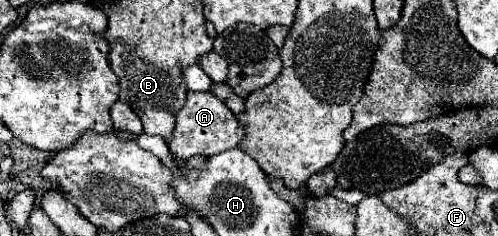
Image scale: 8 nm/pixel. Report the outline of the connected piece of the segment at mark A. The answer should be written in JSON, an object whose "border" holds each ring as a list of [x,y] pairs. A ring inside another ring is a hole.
{"border":[[[188,92],[186,104],[176,114],[174,134],[166,144],[174,158],[188,160],[192,156],[210,158],[224,150],[236,148],[240,138],[244,138],[244,128],[220,98],[216,98],[212,92]]]}

